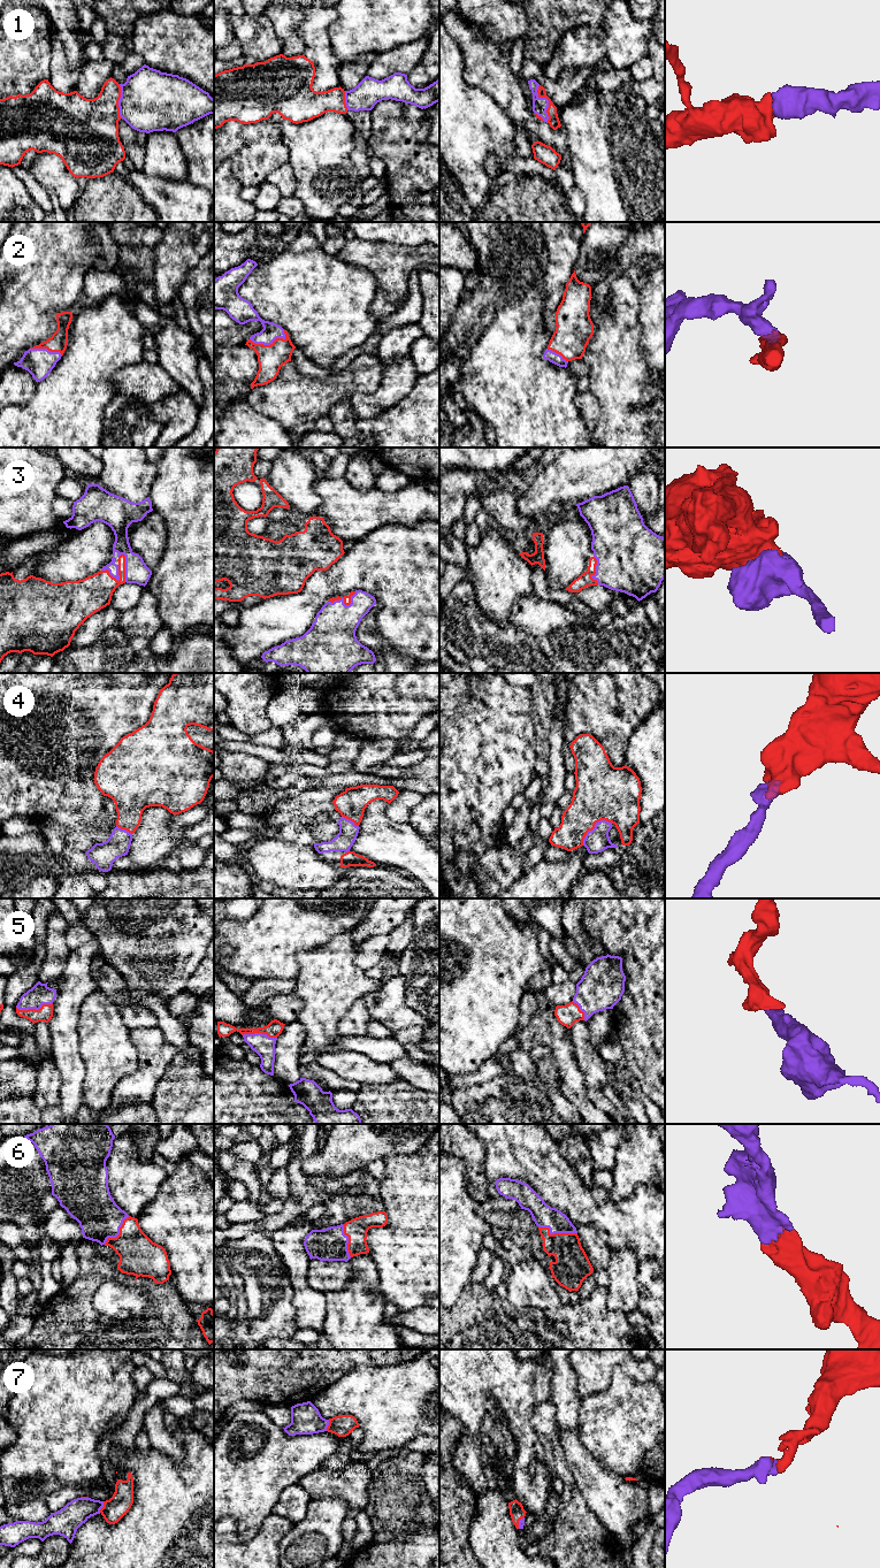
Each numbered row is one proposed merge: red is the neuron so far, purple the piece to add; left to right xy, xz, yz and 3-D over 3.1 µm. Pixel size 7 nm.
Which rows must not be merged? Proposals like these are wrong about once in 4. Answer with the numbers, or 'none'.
none

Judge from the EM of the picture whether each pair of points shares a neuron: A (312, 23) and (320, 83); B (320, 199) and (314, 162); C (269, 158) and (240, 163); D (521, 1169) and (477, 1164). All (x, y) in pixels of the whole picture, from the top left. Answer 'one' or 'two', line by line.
A: one
B: one
C: one
D: two

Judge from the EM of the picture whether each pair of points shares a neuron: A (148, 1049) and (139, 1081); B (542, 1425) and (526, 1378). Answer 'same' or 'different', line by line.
A: same
B: different

